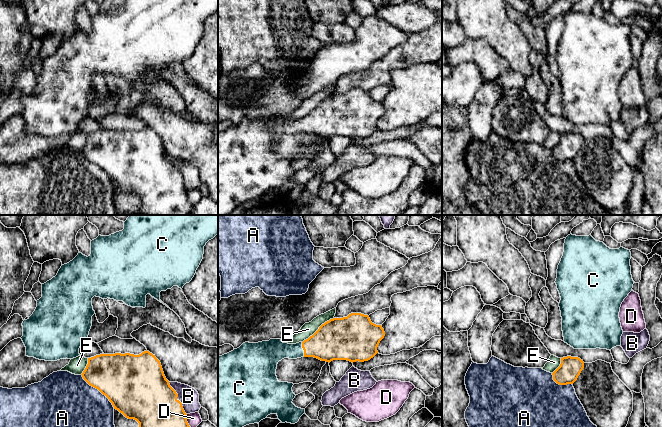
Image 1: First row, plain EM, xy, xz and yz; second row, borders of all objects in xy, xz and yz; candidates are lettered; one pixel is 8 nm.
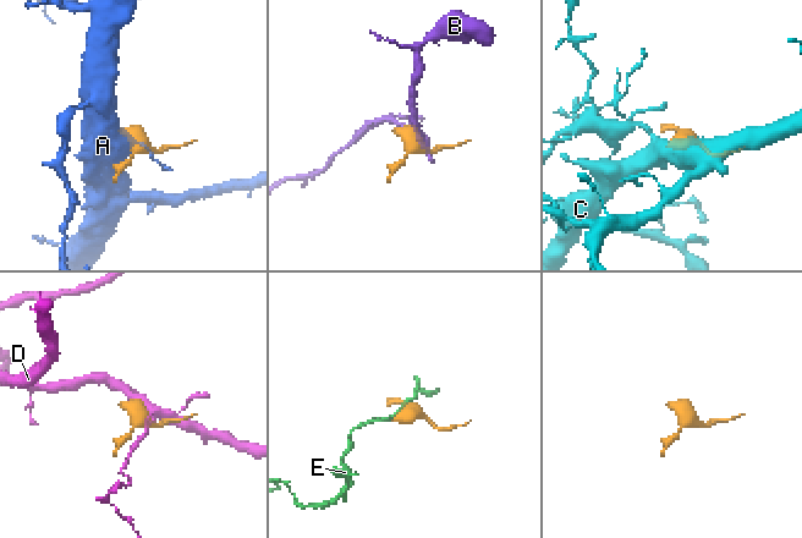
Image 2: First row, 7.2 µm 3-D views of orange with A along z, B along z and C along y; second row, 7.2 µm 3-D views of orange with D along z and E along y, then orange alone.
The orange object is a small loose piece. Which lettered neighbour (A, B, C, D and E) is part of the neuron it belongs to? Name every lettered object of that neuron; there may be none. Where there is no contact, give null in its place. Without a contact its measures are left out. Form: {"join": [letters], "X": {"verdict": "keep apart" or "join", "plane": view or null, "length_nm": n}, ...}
{"join": ["C"], "A": {"verdict": "keep apart", "plane": "xy", "length_nm": 380}, "B": {"verdict": "keep apart", "plane": "xy", "length_nm": 300}, "C": {"verdict": "join", "plane": "xz", "length_nm": 120}, "D": {"verdict": "keep apart", "plane": "xy", "length_nm": 110}, "E": {"verdict": "keep apart", "plane": "xz", "length_nm": 320}}

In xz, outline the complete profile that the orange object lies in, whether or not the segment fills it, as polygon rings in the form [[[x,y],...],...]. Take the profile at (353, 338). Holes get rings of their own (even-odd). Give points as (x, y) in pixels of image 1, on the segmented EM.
[[[351,313],[347,317],[333,318],[322,324],[308,339],[296,344],[270,339],[258,343],[243,343],[239,348],[218,357],[218,427],[244,427],[259,423],[270,414],[276,414],[282,423],[295,424],[305,413],[292,401],[293,383],[279,382],[277,364],[284,358],[314,357],[321,361],[347,360],[364,362],[373,358],[384,338],[381,325],[371,322],[368,315]]]

